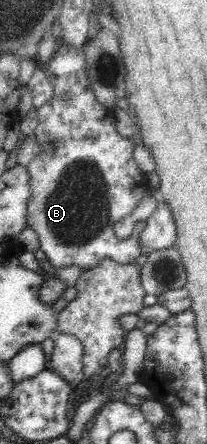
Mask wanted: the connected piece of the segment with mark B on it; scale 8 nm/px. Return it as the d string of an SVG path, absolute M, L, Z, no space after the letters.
M61 44L56 53L52 56L51 61L48 63L47 74L48 79L51 81L51 86L53 87L53 96L50 100L47 100L43 106L37 109L37 126L34 130L33 137L35 141L39 143L39 154L31 160L31 162L26 166L27 173L29 173L29 185L30 185L30 198L27 200L27 208L25 210L25 226L33 228L37 233L40 247L45 253L45 258L55 268L65 268L68 266L77 266L83 271L88 271L89 269L95 268L105 257L110 258L112 261L118 262L119 264L133 264L137 257L139 256L139 234L141 234L146 221L139 221L134 225L132 233L126 238L120 240L115 235L113 231L113 226L115 222L130 216L133 210L137 208L140 200L144 199L146 196L146 191L148 190L148 181L146 180L146 174L139 170L138 164L134 159L134 147L130 139L123 138L113 122L112 111L103 107L99 102L95 101L95 95L93 95L93 89L89 87L89 81L87 81L87 75L85 75L85 69L83 69L84 63L84 53L81 49L76 47L65 46Z

